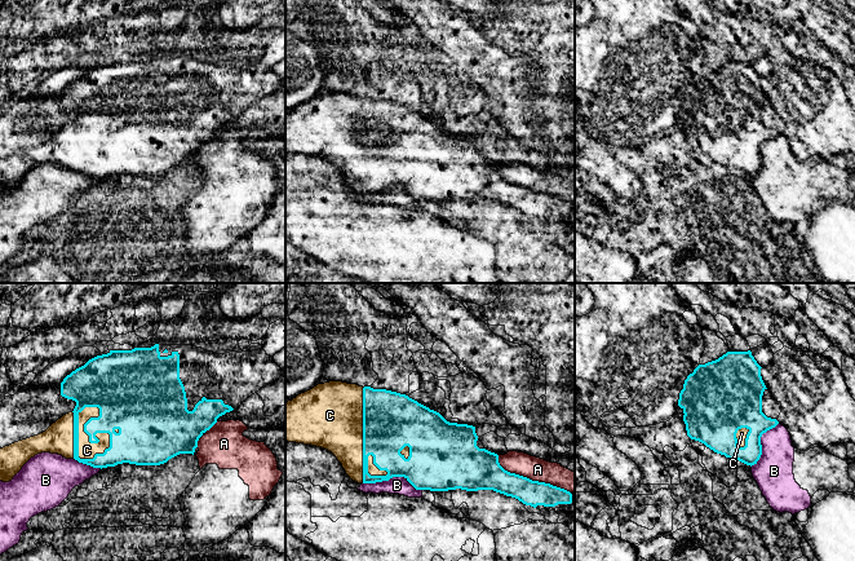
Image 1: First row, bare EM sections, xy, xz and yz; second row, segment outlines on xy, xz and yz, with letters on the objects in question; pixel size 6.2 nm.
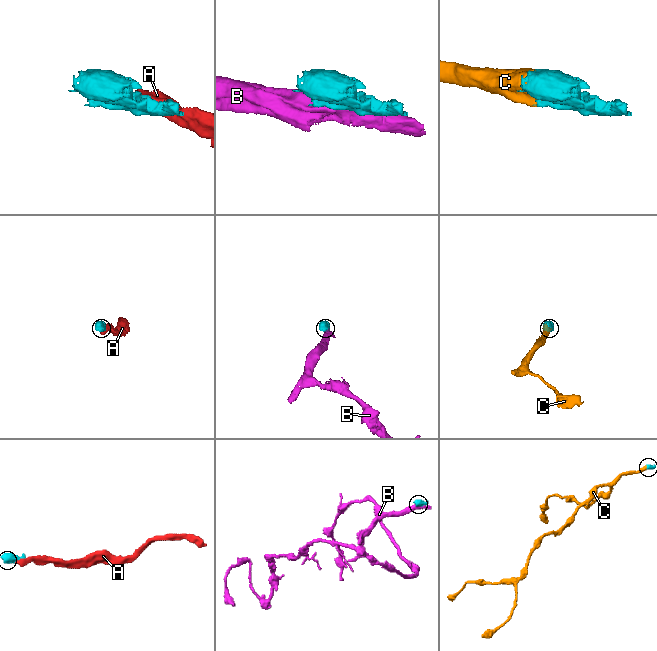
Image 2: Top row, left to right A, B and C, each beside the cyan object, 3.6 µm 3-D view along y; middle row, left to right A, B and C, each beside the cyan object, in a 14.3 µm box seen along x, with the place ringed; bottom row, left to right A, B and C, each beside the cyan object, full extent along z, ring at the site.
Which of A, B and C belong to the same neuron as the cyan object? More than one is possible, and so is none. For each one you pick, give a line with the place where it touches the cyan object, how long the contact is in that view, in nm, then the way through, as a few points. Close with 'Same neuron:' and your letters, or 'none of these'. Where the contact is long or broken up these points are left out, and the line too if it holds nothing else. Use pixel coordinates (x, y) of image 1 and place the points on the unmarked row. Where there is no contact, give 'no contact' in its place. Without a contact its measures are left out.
C: contact xy (78, 138); length 360 nm
Same neuron: C

